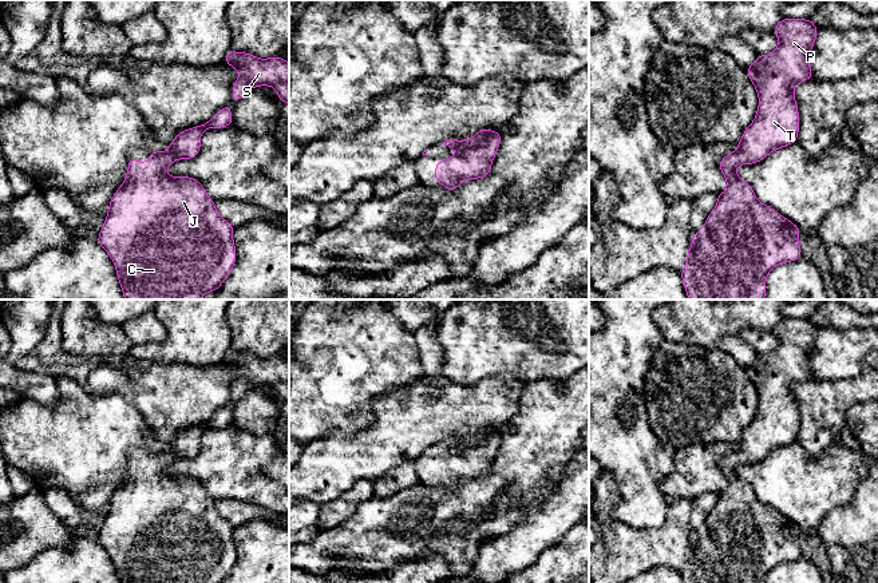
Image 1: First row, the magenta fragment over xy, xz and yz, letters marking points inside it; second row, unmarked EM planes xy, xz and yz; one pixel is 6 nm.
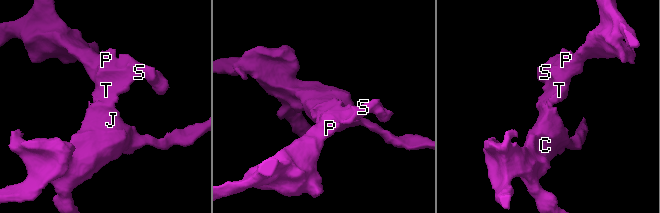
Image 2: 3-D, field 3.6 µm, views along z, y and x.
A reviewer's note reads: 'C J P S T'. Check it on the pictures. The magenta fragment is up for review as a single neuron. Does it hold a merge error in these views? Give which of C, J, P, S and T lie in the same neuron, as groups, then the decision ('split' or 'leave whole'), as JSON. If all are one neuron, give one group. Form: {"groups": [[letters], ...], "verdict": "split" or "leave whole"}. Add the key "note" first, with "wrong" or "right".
{"note": "right", "groups": [["C", "J", "P", "S", "T"]], "verdict": "leave whole"}

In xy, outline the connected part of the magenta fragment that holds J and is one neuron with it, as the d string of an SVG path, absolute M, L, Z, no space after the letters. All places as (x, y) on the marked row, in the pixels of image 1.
M228 104L209 122L179 131L166 152L150 151L147 163L130 158L126 179L108 203L108 213L96 239L115 263L124 300L199 300L206 293L215 292L233 270L236 245L232 223L218 214L214 201L198 179L166 174L166 168L177 159L193 159L198 155L203 131L233 124L230 110L232 106Z

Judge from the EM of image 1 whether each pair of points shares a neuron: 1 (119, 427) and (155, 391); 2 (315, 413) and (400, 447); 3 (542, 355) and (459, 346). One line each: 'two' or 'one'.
1: two
2: two
3: one

